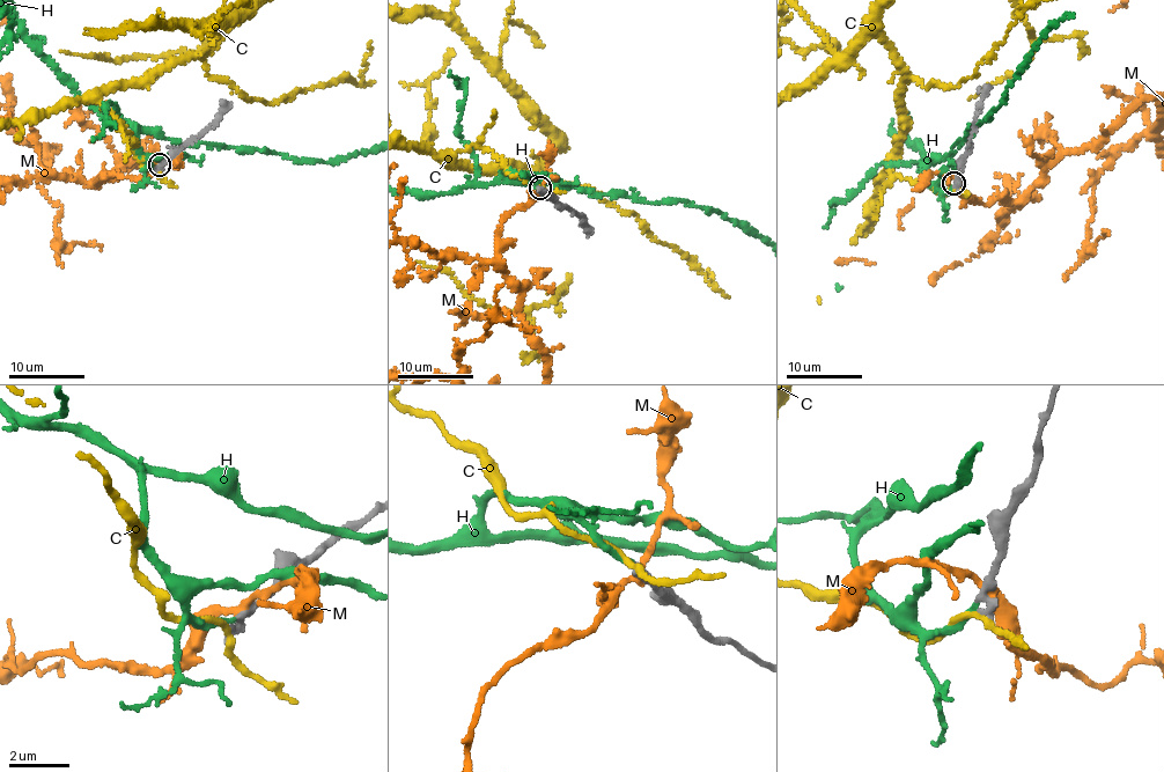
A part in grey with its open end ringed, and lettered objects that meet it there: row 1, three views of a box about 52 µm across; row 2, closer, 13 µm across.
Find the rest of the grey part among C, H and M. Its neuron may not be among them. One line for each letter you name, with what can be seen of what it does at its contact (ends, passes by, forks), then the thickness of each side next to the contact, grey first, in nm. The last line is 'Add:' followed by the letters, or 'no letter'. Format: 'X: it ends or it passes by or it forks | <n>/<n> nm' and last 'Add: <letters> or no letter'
H: it ends | 340/160 nm
Add: H

